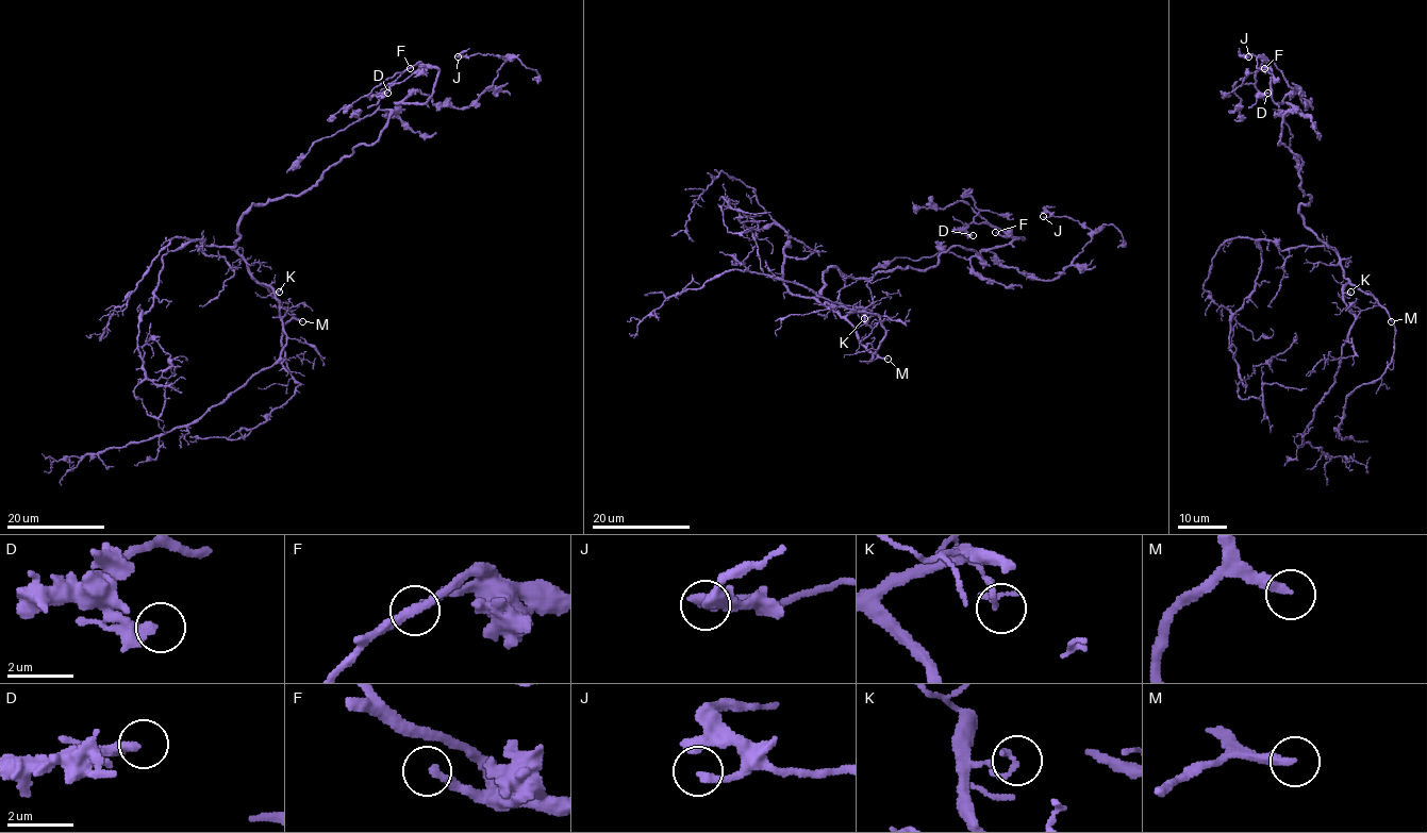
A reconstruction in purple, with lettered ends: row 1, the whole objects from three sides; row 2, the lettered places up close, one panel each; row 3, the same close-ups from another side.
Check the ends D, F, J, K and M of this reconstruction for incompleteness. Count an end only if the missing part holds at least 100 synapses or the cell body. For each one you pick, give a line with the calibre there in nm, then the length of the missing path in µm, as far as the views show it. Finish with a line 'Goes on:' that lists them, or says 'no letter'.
M: 300 nm thick; about 90 µm are missing
Goes on: M

